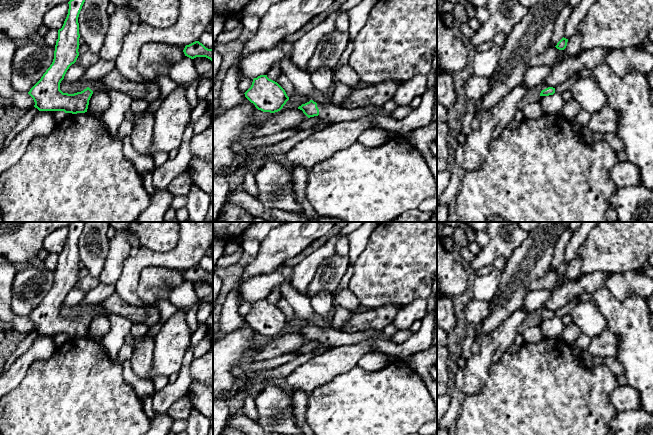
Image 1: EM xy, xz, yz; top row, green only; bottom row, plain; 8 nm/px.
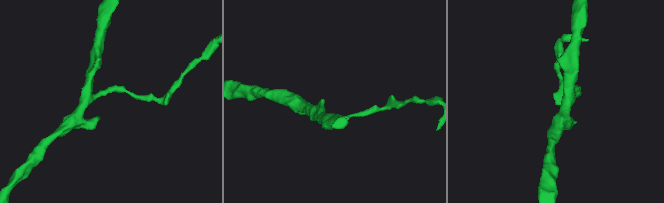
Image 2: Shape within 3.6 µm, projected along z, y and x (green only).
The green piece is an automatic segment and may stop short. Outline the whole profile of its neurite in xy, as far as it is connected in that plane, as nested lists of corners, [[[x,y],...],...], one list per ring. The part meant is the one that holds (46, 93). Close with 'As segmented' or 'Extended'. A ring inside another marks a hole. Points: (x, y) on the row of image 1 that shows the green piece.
[[[70,0],[67,17],[55,45],[54,59],[41,79],[30,89],[28,94],[33,98],[39,111],[64,111],[65,113],[87,112],[89,100],[93,93],[111,90],[105,84],[90,84],[86,89],[74,94],[63,93],[60,83],[69,67],[79,56],[79,23],[78,17],[85,0]]]. Extended

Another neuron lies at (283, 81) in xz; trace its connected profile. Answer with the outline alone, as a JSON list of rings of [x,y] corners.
[[[283,72],[280,74],[277,83],[285,90],[287,96],[292,98],[292,96],[295,94],[295,89],[292,86],[291,81]]]

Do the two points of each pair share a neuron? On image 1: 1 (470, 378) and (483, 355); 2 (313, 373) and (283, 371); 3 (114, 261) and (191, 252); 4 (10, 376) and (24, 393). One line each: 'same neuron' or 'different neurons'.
1: same neuron
2: different neurons
3: different neurons
4: different neurons

